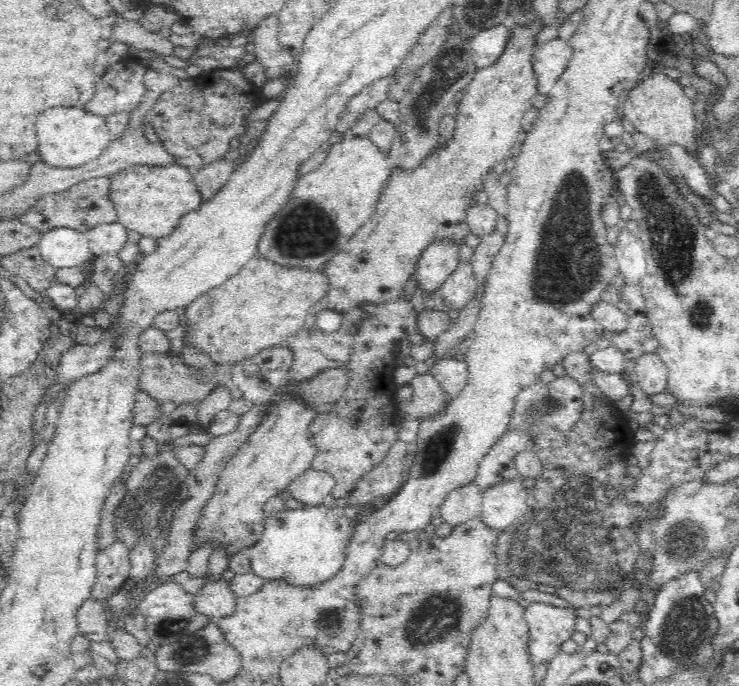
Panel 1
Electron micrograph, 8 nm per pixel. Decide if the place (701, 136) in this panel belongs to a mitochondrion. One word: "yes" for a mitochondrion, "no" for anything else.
no

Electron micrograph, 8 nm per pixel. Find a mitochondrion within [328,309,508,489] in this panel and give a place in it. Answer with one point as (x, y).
(438, 448)

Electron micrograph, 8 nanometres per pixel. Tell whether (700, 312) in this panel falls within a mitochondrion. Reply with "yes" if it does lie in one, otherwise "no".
yes

